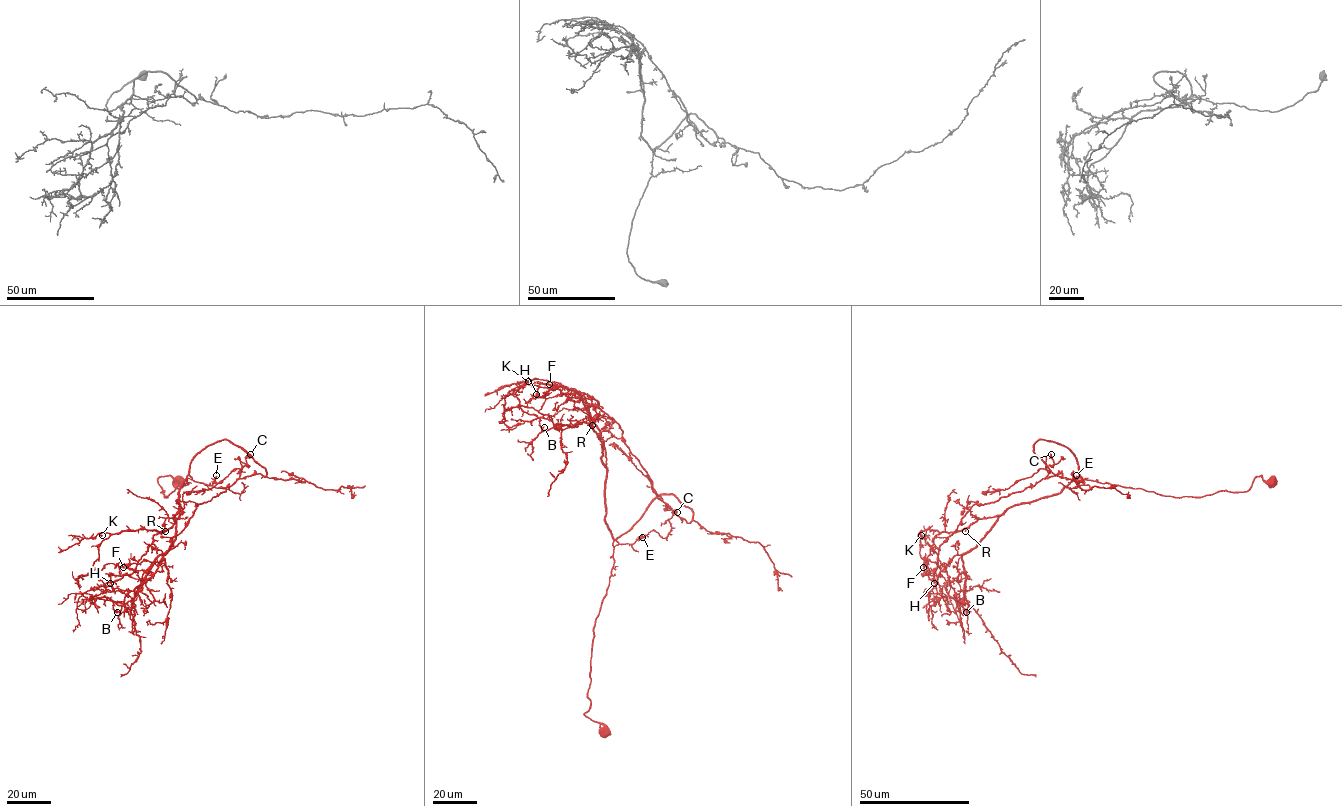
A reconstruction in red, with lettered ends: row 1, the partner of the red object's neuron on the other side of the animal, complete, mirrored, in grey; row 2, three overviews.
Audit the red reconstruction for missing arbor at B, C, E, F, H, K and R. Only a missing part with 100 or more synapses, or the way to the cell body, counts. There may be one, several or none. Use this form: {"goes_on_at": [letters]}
{"goes_on_at": []}

